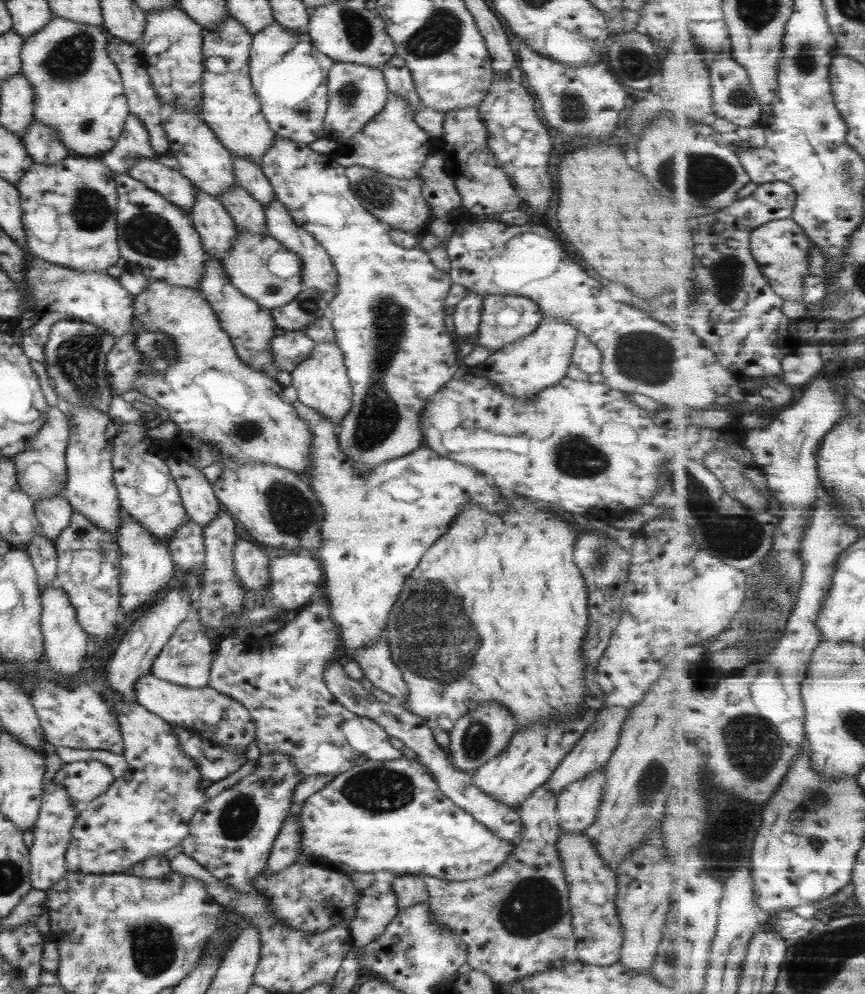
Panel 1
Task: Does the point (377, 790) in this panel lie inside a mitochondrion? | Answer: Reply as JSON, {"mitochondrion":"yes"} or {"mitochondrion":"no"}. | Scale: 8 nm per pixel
{"mitochondrion":"yes"}

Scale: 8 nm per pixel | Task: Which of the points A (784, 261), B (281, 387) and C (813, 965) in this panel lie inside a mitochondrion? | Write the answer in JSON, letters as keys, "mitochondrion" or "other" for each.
{"A":"mitochondrion","B":"other","C":"mitochondrion"}

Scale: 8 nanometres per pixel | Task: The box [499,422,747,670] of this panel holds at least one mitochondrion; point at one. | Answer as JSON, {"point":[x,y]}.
{"point":[575,456]}

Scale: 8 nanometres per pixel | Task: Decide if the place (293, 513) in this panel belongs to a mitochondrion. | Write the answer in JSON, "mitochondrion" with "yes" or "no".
{"mitochondrion":"yes"}

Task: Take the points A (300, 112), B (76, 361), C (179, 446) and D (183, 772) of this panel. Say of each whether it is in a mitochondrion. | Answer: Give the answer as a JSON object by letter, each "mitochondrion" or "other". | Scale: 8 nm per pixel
{"A":"mitochondrion","B":"mitochondrion","C":"other","D":"mitochondrion"}

